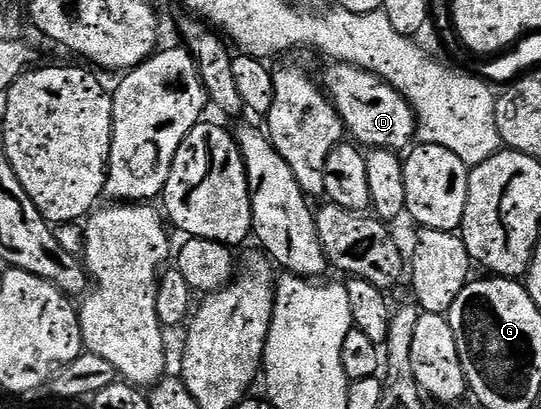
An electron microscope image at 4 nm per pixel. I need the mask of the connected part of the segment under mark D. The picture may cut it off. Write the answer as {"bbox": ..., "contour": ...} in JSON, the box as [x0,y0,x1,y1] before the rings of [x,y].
{"bbox":[322,63,416,150],"contour":[[[333,63],[328,67],[332,68],[325,70],[322,87],[328,93],[328,99],[338,110],[347,135],[357,145],[368,150],[374,148],[401,150],[400,148],[407,149],[413,143],[416,136],[416,114],[404,96],[398,94],[388,83],[372,72],[349,64]]]}

